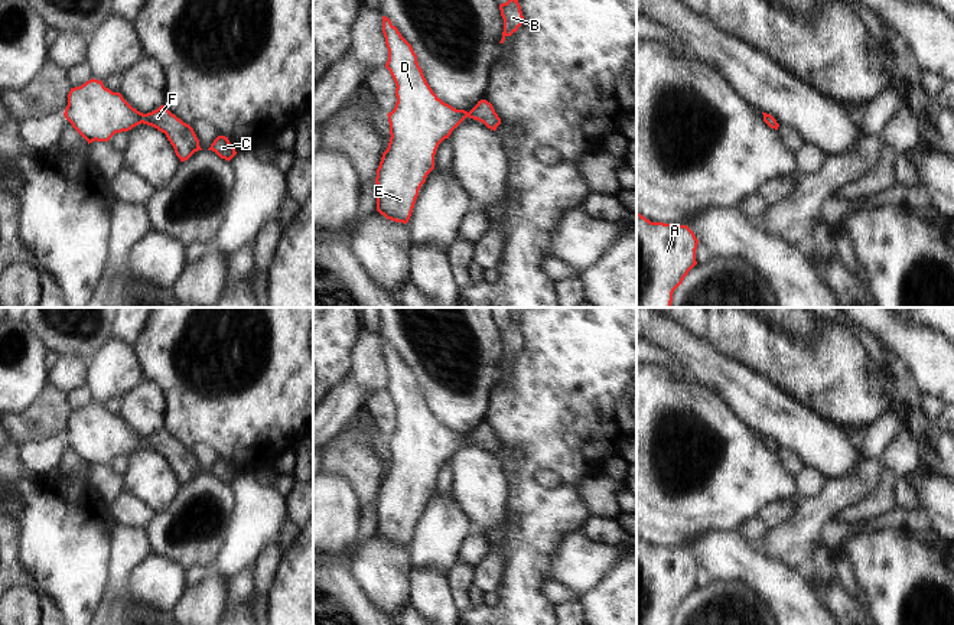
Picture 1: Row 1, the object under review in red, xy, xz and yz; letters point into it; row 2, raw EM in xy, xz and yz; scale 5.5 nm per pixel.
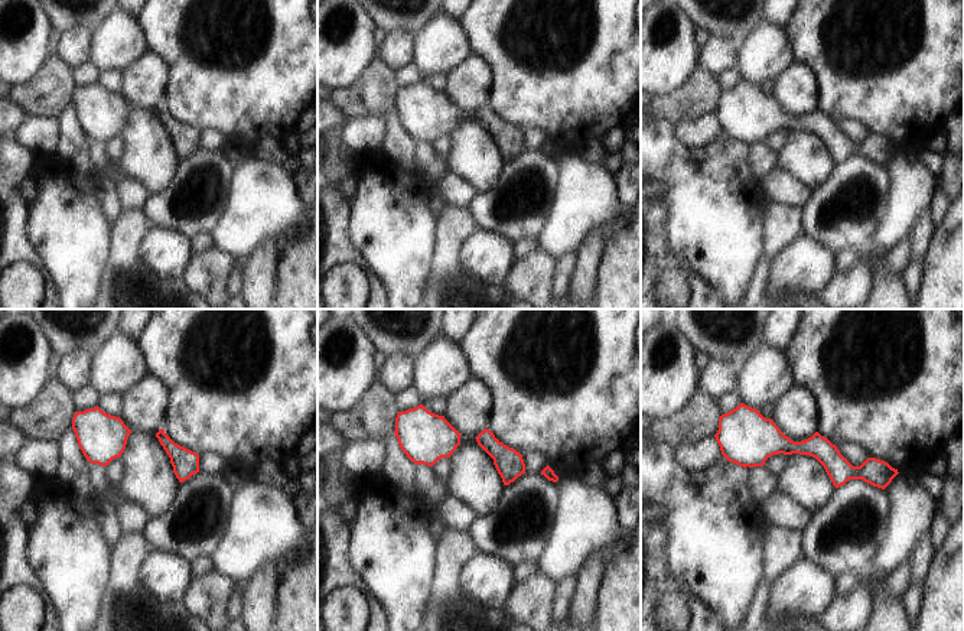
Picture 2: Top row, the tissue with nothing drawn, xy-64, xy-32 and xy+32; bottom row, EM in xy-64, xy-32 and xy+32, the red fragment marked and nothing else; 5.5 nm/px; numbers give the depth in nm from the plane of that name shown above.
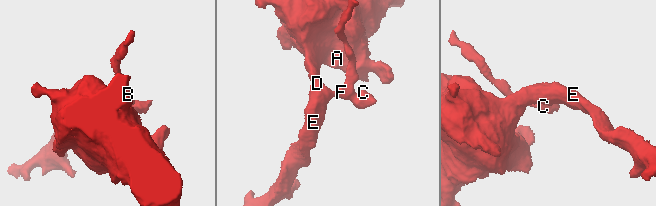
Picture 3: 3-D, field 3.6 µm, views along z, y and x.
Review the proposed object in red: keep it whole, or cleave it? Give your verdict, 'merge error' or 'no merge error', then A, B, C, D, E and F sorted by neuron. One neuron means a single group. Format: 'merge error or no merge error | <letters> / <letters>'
no merge error | A B C D E F

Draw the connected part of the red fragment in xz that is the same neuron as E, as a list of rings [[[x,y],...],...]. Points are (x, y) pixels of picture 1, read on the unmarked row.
[[[382,339],[388,372],[385,391],[395,406],[397,426],[388,436],[390,466],[377,492],[377,534],[387,543],[407,547],[419,514],[434,492],[439,468],[466,442],[496,453],[501,442],[486,423],[468,436],[443,426],[427,407],[411,368]]]

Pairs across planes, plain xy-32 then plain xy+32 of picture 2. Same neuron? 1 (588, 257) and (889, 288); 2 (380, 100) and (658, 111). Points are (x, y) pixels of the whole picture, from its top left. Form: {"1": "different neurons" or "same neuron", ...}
{"1": "different neurons", "2": "same neuron"}

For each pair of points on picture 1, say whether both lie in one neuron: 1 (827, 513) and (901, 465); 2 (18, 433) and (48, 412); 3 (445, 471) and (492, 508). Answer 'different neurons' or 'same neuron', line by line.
1: same neuron
2: same neuron
3: different neurons

